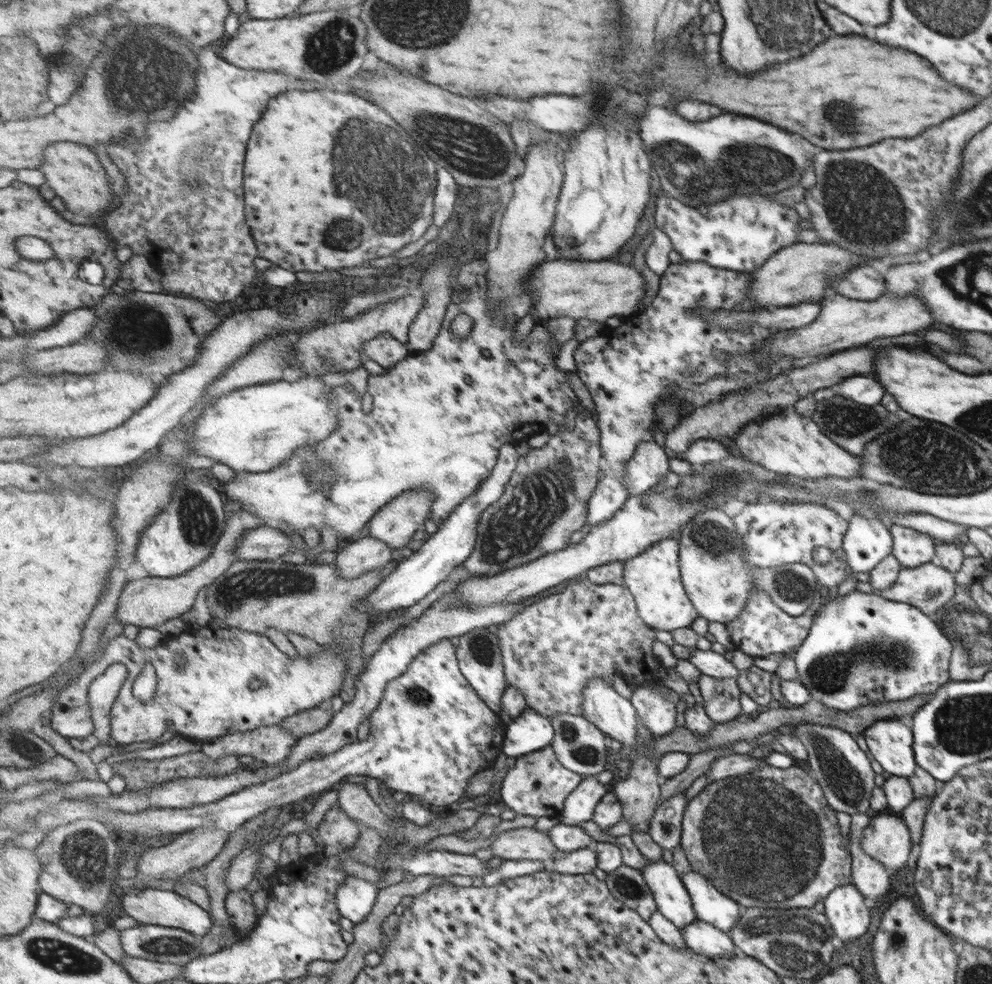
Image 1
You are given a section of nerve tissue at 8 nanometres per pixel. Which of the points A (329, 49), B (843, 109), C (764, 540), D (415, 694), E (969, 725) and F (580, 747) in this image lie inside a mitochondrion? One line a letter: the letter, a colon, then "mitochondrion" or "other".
A: mitochondrion
B: mitochondrion
C: mitochondrion
D: mitochondrion
E: mitochondrion
F: mitochondrion

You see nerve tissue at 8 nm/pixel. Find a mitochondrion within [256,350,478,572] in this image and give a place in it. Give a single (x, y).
(316, 473)

